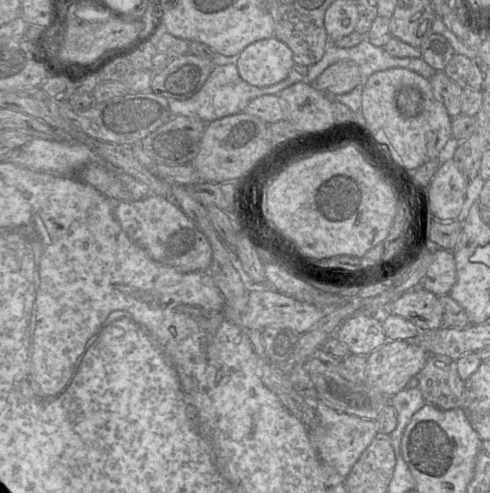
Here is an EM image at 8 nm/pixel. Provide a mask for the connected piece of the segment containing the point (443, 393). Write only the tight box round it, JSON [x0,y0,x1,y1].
[416,355,465,410]

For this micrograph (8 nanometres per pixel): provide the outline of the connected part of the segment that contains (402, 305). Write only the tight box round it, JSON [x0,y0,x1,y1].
[389,287,443,331]

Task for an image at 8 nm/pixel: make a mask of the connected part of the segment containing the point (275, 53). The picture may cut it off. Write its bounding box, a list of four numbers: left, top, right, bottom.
[235,36,295,87]

